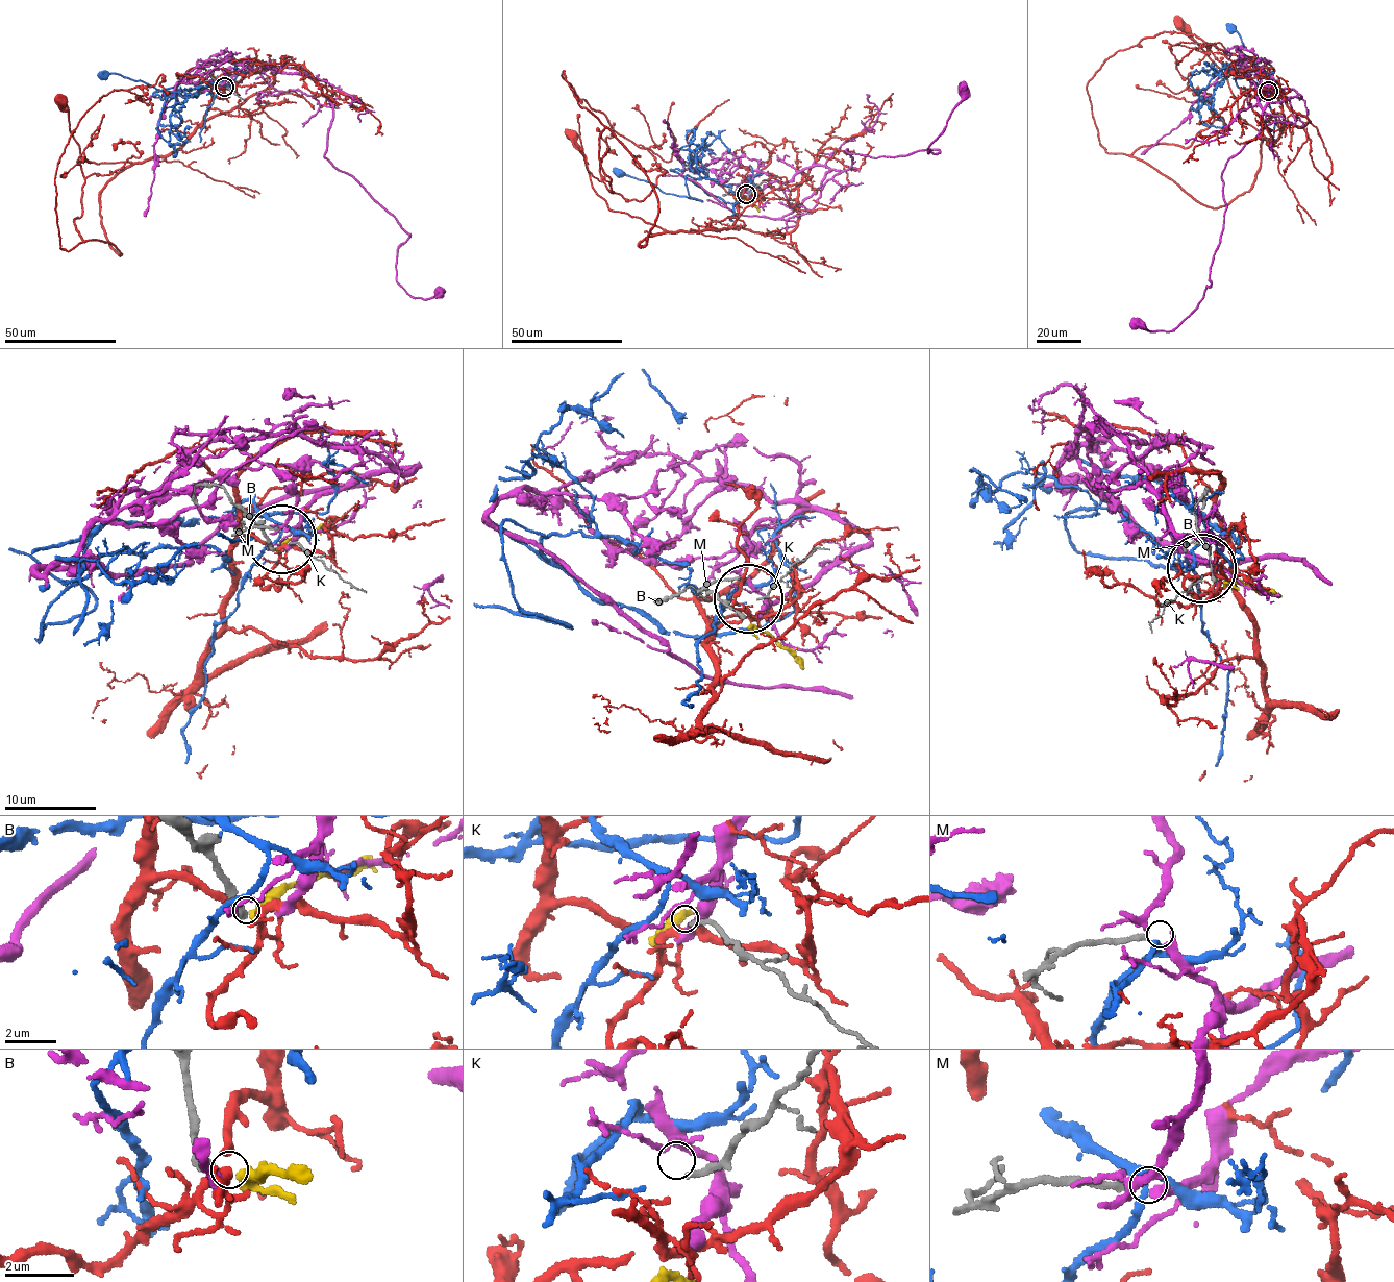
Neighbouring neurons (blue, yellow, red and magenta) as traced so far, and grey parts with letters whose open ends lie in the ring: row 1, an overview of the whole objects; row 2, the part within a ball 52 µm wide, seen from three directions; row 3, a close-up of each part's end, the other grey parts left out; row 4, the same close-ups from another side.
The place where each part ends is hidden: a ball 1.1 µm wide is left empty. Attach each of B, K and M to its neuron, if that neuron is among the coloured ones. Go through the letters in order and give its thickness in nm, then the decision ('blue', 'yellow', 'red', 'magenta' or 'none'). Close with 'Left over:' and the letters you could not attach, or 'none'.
B: 360 nm thick; yellow
K: 190 nm thick; none
M: 200 nm thick; none
Left over: K, M

